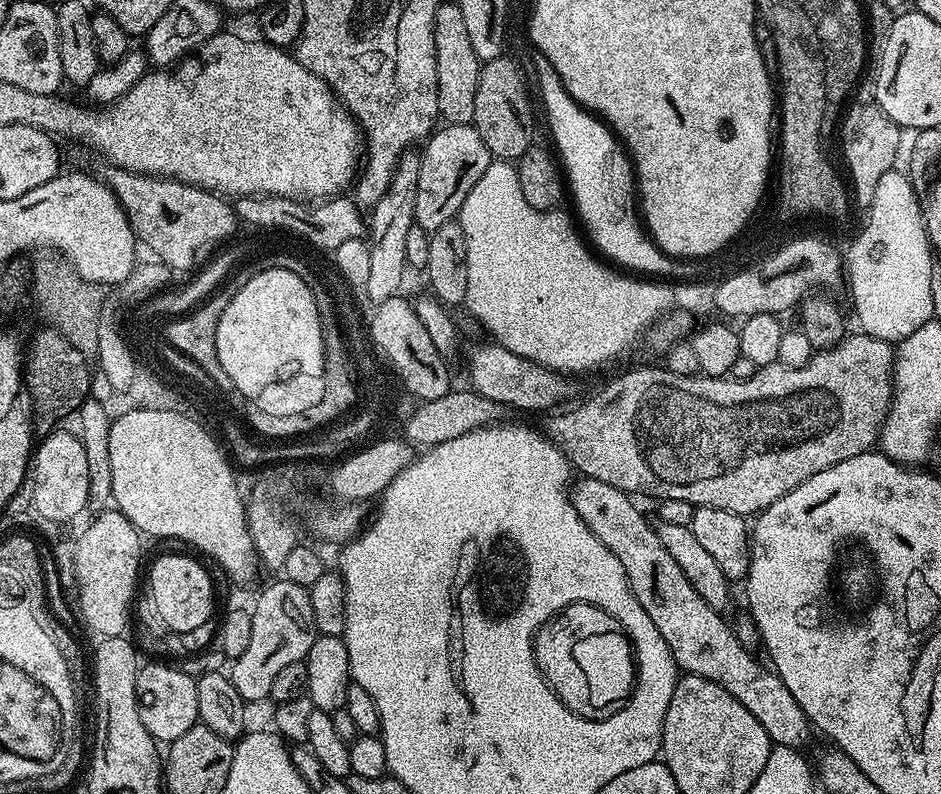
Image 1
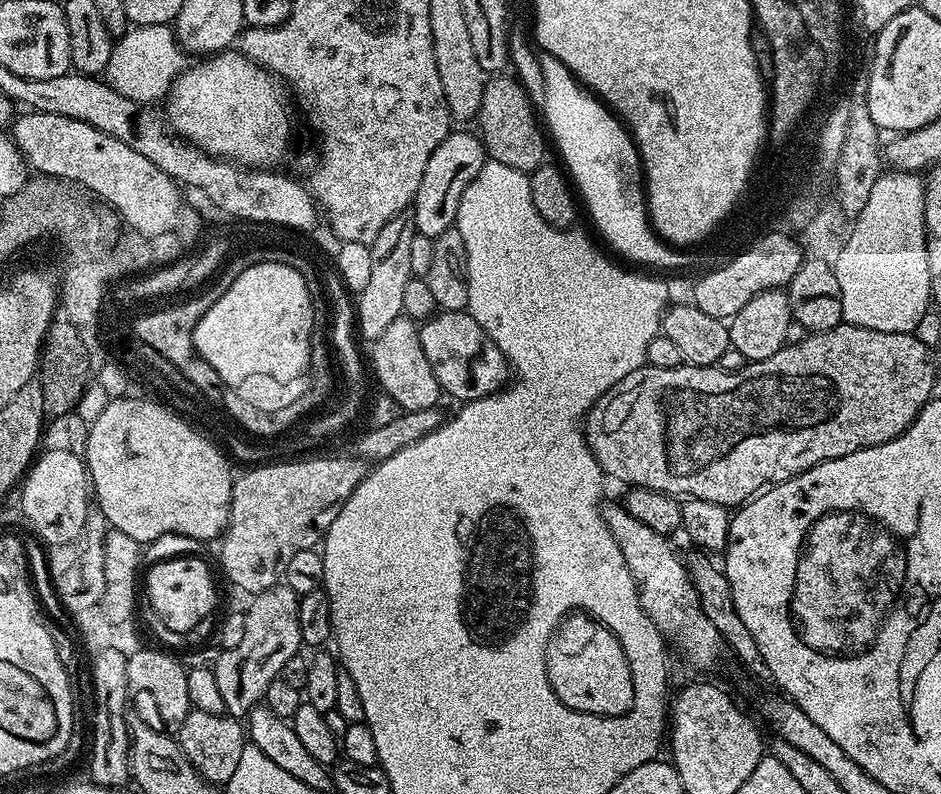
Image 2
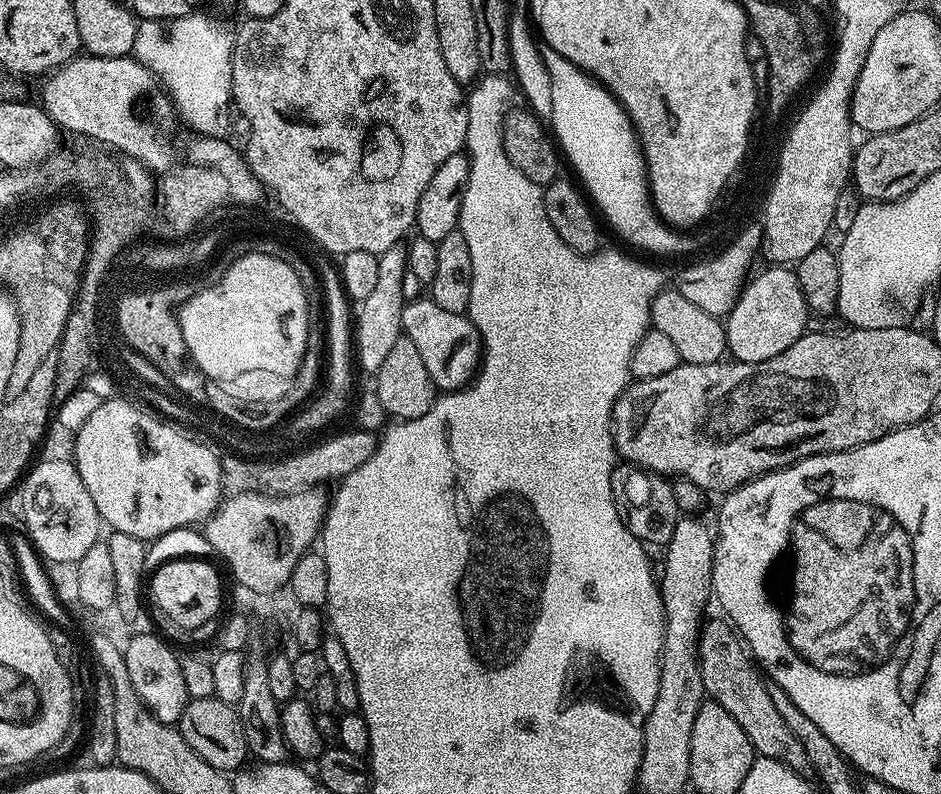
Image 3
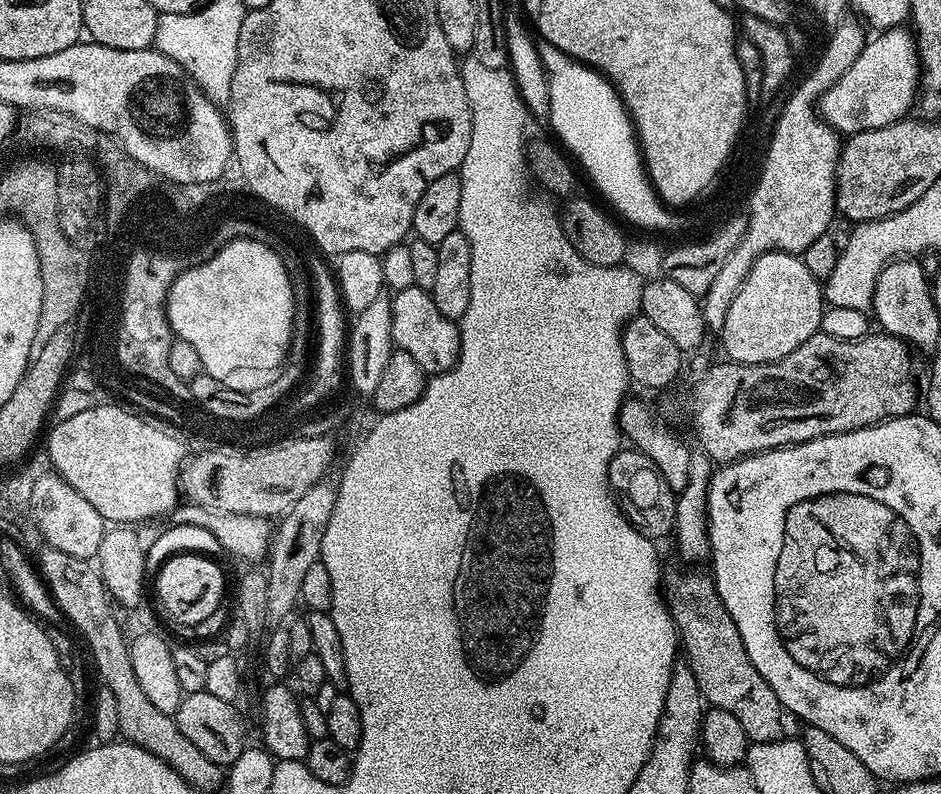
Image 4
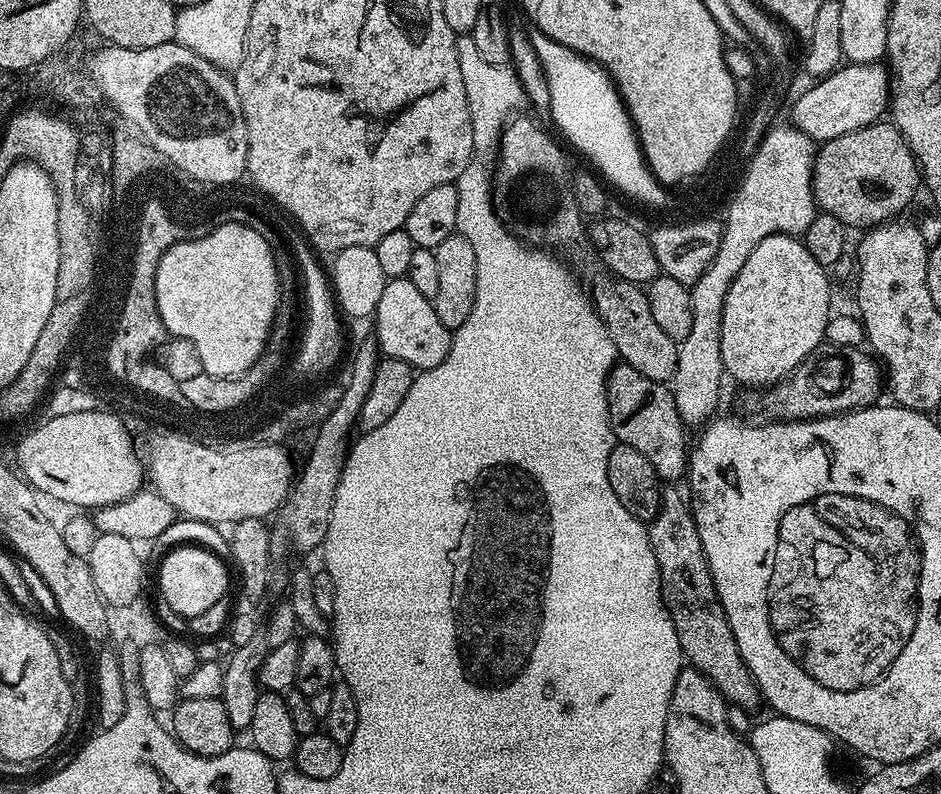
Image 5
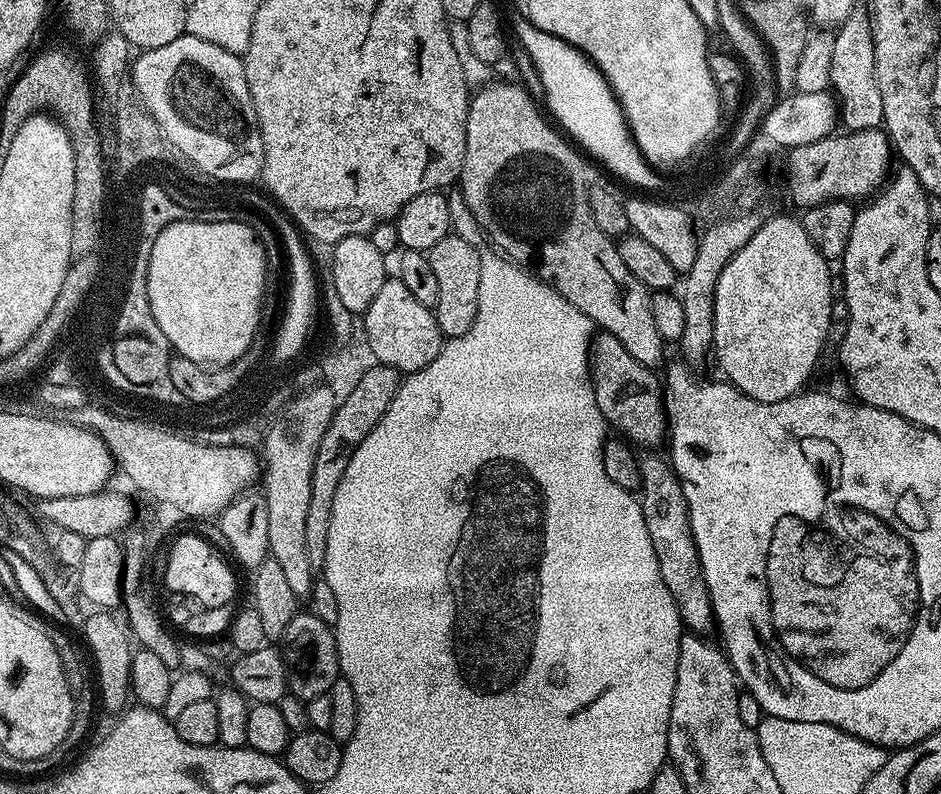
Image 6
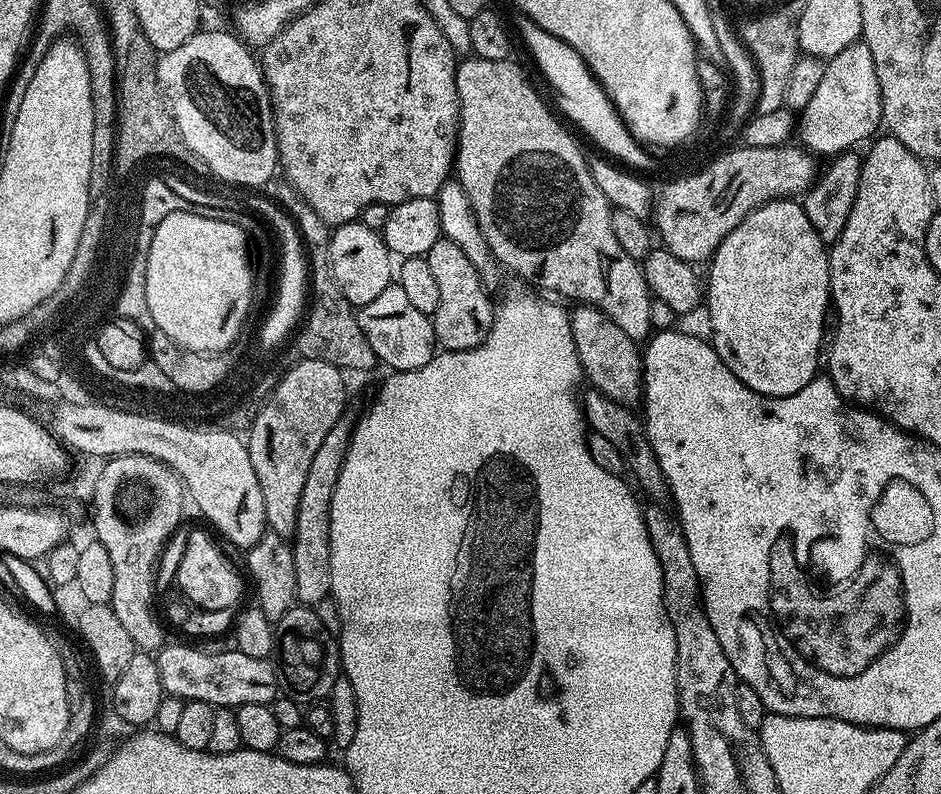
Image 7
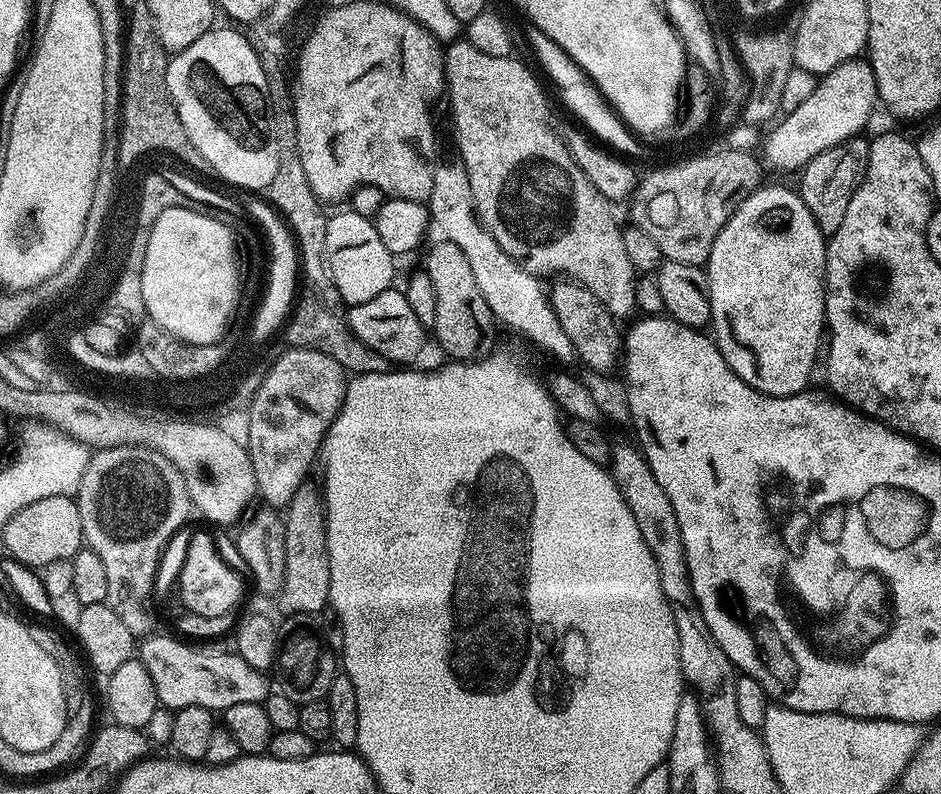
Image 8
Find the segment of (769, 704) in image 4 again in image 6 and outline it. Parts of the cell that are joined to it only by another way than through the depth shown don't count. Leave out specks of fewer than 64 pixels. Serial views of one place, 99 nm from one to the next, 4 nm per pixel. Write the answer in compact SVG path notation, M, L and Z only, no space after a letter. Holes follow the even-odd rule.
M648 450L639 457L640 487L638 489L638 506L646 518L646 530L662 570L662 578L674 598L676 608L680 611L680 622L685 629L696 634L708 634L716 628L716 615L712 612L710 590L702 574L694 534L690 526L690 514L686 494L678 482L672 465L659 451Z

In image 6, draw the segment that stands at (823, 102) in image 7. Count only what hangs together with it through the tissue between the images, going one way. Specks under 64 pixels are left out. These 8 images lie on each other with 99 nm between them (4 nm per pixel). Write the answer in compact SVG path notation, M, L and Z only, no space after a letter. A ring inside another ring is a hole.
M853 10L846 22L835 29L834 55L830 62L830 88L838 101L838 120L849 132L880 128L884 123L882 94L874 74L874 34L872 17L867 11Z

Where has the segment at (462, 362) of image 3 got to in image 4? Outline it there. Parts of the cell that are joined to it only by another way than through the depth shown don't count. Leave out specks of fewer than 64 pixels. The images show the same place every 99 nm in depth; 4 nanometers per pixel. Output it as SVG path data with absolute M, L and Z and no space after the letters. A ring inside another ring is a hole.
M412 287L397 291L391 297L392 301L392 342L399 351L410 354L418 366L422 366L425 374L449 372L456 365L460 356L460 330L457 321L446 318L438 306L434 306L431 295L423 288Z

